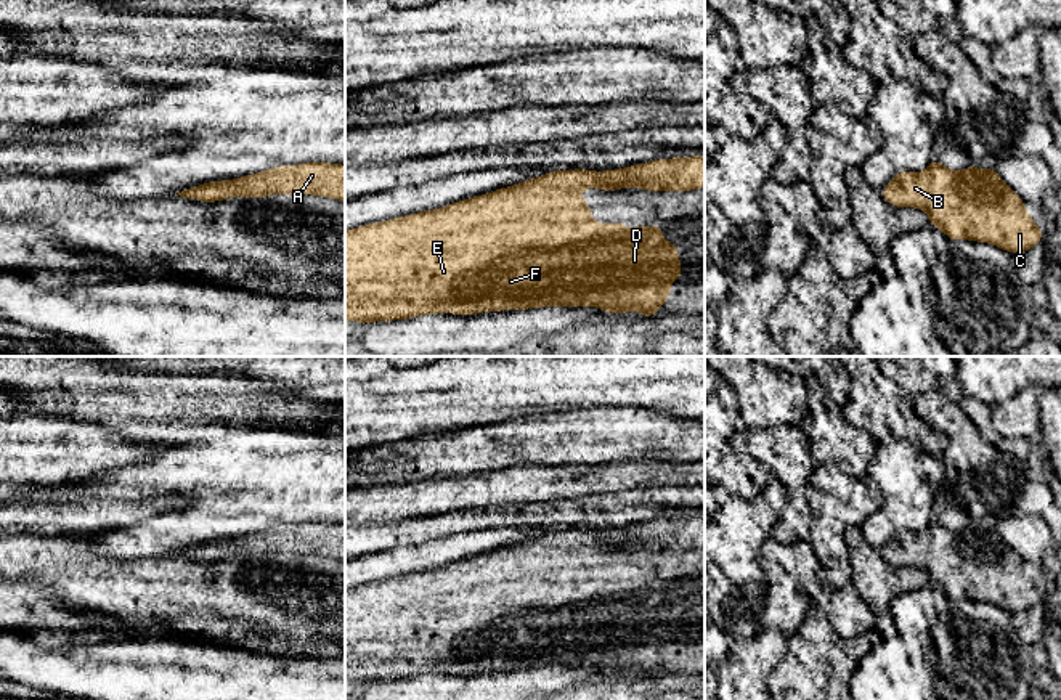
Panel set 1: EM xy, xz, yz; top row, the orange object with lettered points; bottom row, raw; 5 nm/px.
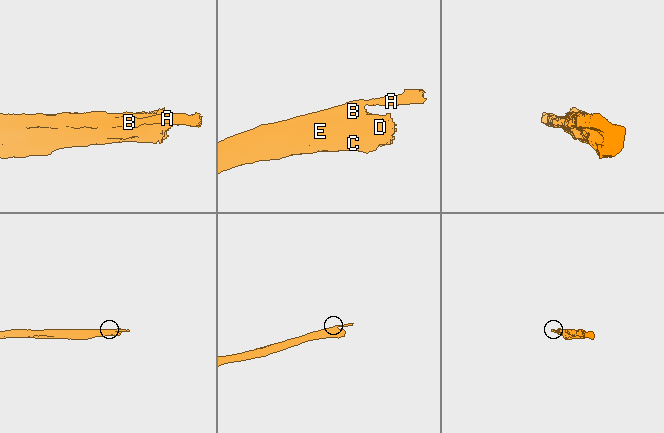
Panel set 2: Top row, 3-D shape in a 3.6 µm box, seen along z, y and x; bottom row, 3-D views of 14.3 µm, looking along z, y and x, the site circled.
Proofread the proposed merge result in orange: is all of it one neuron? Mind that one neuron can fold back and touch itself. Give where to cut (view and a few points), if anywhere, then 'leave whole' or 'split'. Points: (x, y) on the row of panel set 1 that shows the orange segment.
no cut; leave whole

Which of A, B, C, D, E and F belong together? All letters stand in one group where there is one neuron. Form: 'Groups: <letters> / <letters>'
Groups: A B C D E F

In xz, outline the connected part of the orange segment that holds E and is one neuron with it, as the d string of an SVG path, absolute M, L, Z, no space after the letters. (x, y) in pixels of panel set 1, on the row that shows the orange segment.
M705 156L657 159L613 170L552 170L515 186L448 204L440 209L409 214L345 231L345 321L363 326L376 321L408 319L421 315L456 313L459 316L528 310L543 307L597 307L612 315L636 310L657 318L669 299L671 281L682 279L679 244L663 241L663 225L634 226L594 223L581 188L613 191L640 188L657 193L705 188Z

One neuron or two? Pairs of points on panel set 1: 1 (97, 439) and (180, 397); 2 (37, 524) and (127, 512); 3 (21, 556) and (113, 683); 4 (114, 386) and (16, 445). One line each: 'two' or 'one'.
1: two
2: one
3: two
4: two

